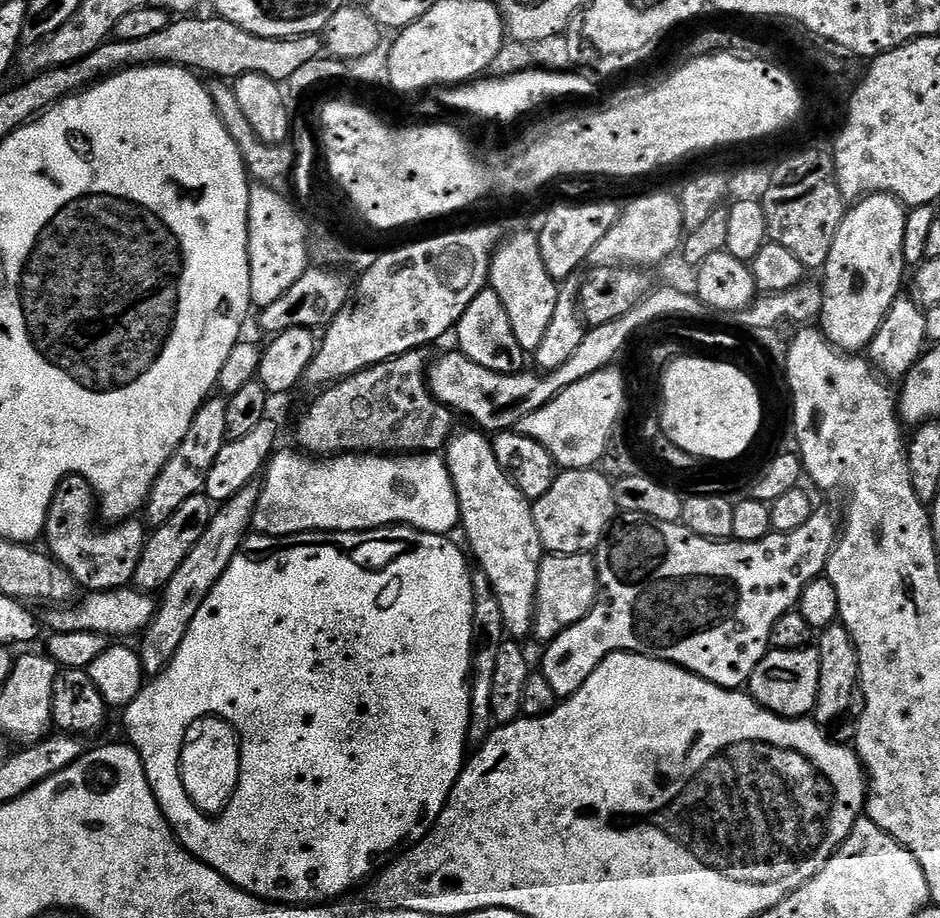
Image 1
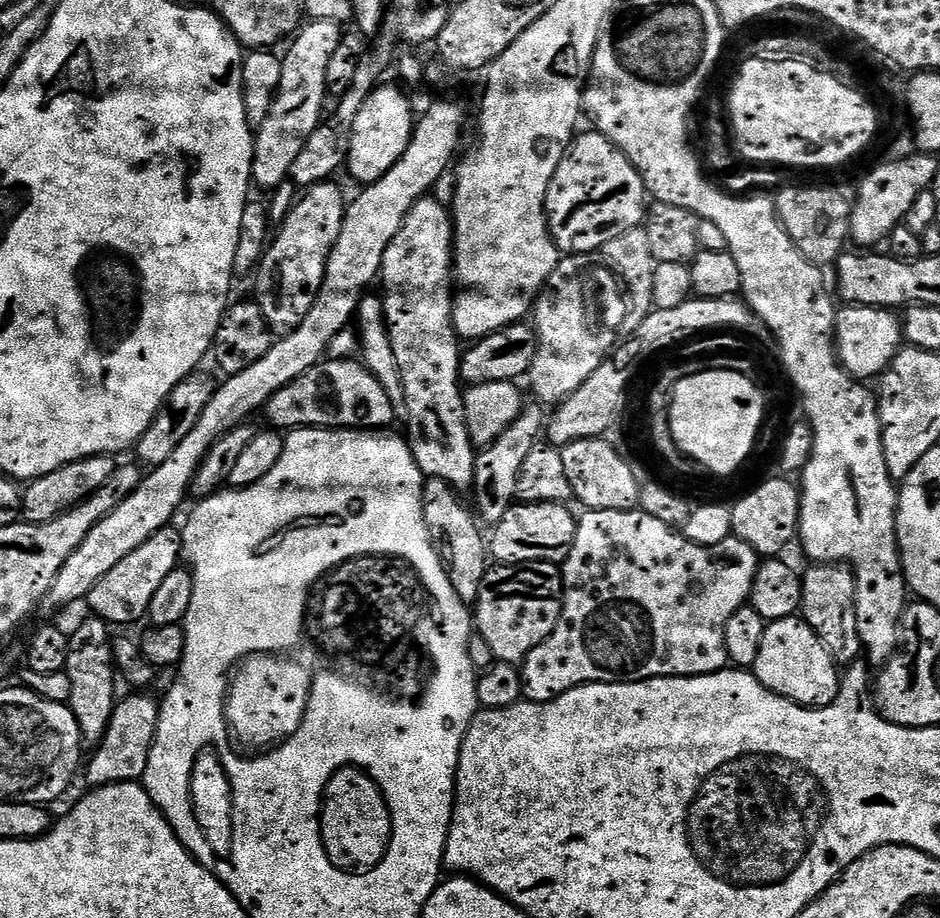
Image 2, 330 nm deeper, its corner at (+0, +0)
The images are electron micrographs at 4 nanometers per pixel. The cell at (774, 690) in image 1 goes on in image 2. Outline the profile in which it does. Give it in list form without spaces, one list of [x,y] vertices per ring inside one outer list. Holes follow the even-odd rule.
[[[799,615],[773,620],[768,624],[751,671],[762,686],[803,708],[825,708],[827,704],[833,704],[840,693],[842,676],[836,661],[826,646],[822,646],[818,634]]]

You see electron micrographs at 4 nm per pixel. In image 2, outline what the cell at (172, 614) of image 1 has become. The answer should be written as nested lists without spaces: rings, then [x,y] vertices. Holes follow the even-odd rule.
[[[128,694],[128,696],[117,703],[116,709],[112,712],[112,717],[108,723],[108,729],[104,735],[104,739],[100,741],[98,747],[95,749],[96,757],[92,761],[87,761],[86,772],[88,768],[89,785],[92,788],[105,788],[108,784],[130,784],[133,782],[140,782],[144,779],[144,771],[150,762],[150,750],[152,743],[156,737],[158,730],[158,718],[160,717],[161,701],[156,700],[152,694]]]

